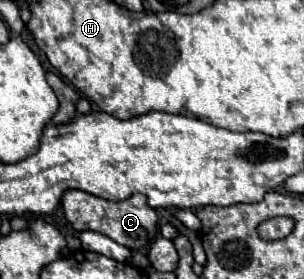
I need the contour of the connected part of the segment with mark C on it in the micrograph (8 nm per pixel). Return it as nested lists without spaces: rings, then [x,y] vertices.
[[[68,190],[62,196],[62,208],[66,214],[66,220],[74,226],[74,230],[82,232],[82,230],[94,230],[100,234],[106,234],[108,238],[112,238],[114,242],[130,248],[130,250],[140,250],[144,246],[148,246],[150,242],[154,242],[156,238],[156,222],[158,216],[154,212],[154,208],[148,206],[146,198],[142,198],[142,194],[134,194],[122,202],[110,202],[92,194],[86,194],[82,190]]]

